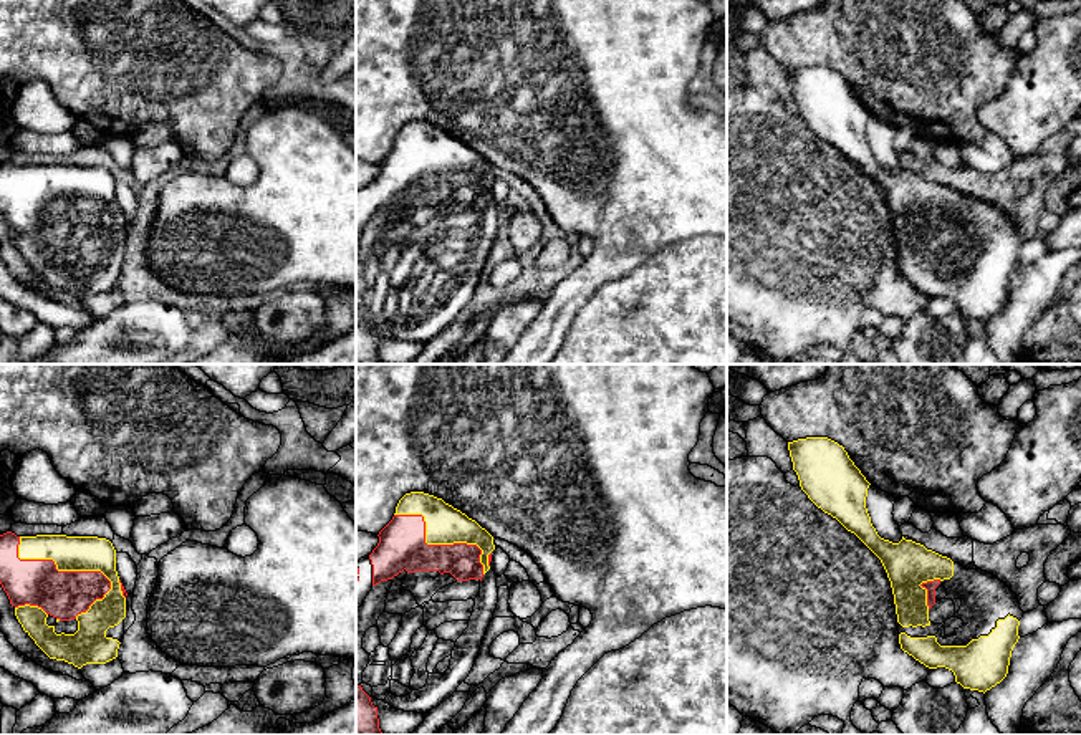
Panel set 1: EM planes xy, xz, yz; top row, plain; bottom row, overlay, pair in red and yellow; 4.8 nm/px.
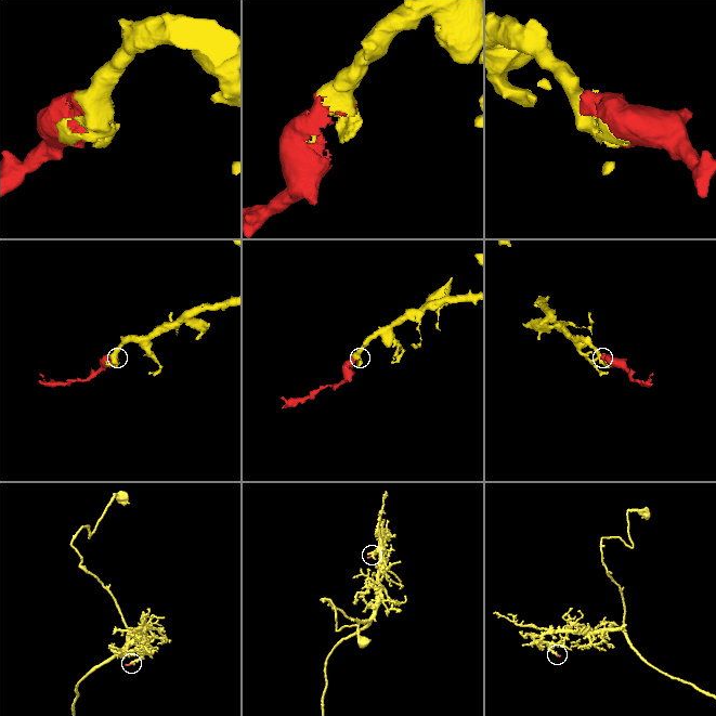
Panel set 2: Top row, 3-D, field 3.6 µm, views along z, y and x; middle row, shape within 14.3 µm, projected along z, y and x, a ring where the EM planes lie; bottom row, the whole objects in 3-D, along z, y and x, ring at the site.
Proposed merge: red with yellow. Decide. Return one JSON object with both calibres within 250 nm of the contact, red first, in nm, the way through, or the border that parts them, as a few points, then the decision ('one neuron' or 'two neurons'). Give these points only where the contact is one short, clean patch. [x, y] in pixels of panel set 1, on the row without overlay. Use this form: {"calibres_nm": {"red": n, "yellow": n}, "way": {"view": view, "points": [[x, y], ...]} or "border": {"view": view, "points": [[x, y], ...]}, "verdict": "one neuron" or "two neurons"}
{"calibres_nm": {"red": 240, "yellow": 180}, "verdict": "one neuron"}

